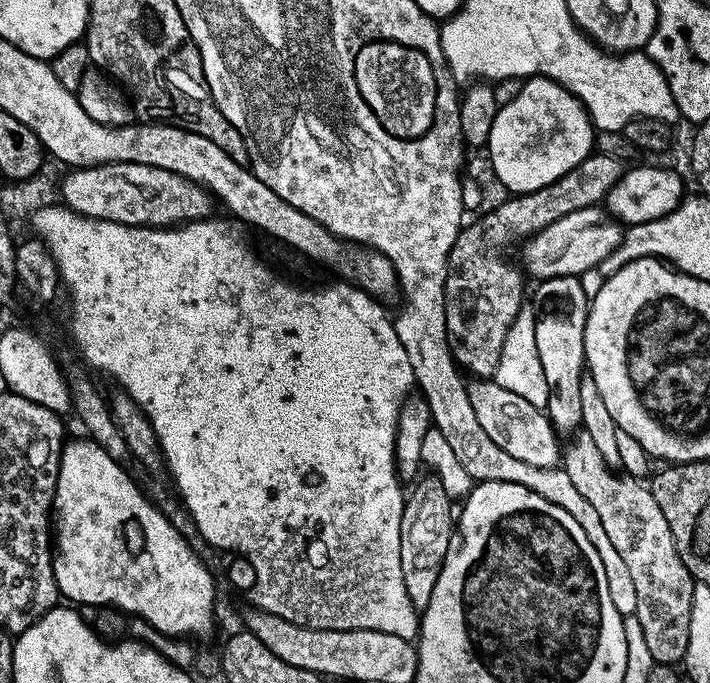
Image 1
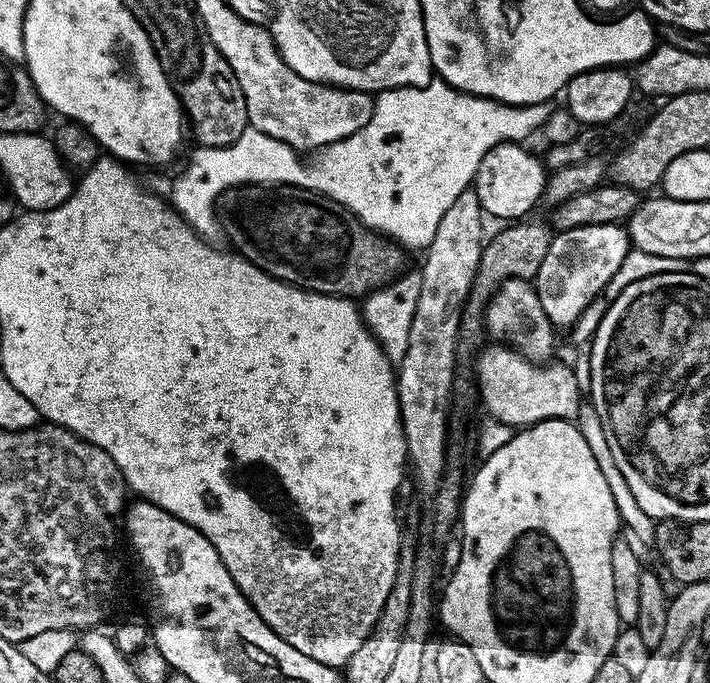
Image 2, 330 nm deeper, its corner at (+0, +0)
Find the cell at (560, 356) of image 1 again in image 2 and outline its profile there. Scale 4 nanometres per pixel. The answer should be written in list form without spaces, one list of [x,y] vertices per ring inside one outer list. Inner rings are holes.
[[[620,224],[578,226],[574,230],[556,232],[550,250],[546,250],[546,258],[542,258],[542,266],[534,277],[542,310],[546,310],[546,318],[550,318],[553,326],[560,330],[571,329],[582,310],[586,310],[586,306],[603,293],[629,251],[628,229]]]

